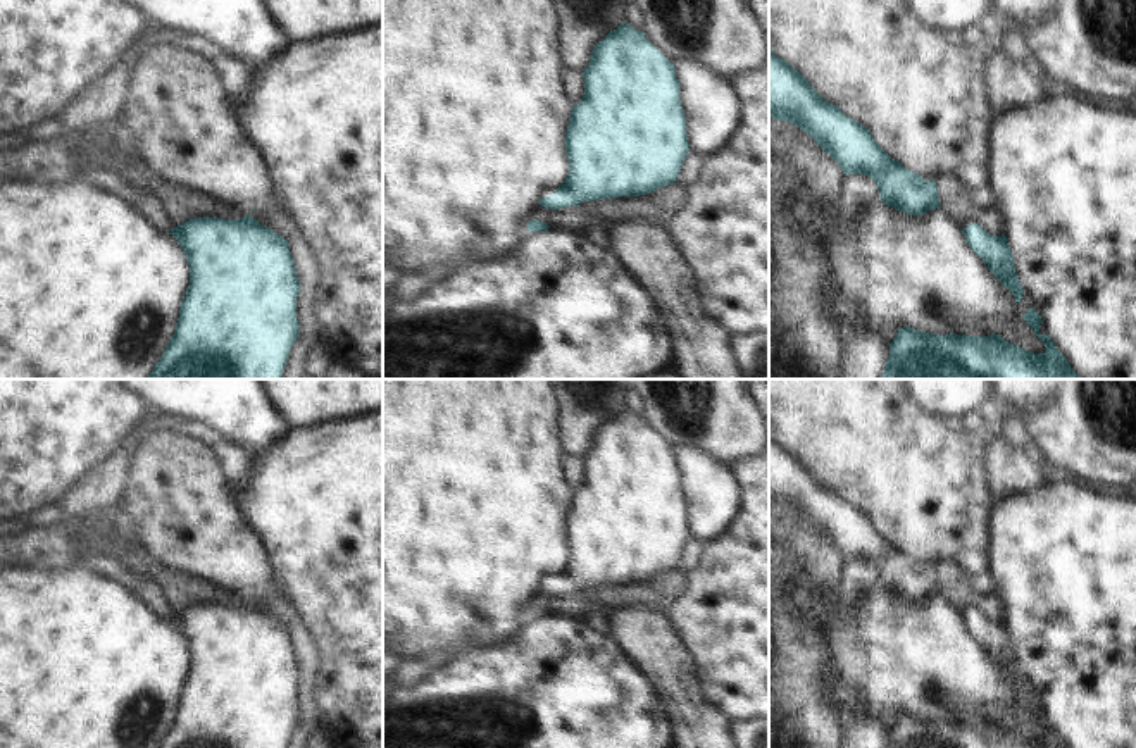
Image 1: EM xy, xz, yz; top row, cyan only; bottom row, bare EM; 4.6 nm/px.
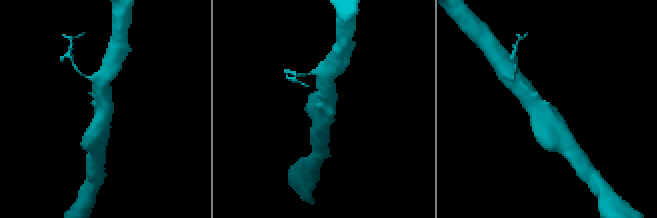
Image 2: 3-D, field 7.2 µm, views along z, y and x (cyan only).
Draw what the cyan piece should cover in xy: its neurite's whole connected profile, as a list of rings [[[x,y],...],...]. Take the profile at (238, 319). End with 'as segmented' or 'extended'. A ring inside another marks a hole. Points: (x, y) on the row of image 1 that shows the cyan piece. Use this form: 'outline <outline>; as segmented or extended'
outline [[[112,183],[160,233],[172,234],[190,264],[176,333],[148,379],[281,379],[298,338],[300,281],[288,241],[250,214],[241,219],[197,217],[172,226],[157,196]]]; extended

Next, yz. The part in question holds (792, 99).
outline [[[769,48],[769,117],[798,126],[829,153],[841,167],[843,174],[865,174],[876,181],[881,200],[888,207],[908,215],[922,215],[939,207],[936,181],[926,181],[919,174],[905,169],[891,159],[860,122],[846,117],[843,110],[826,102],[810,83],[786,60],[776,57]]]; as segmented

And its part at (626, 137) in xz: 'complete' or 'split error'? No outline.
split error

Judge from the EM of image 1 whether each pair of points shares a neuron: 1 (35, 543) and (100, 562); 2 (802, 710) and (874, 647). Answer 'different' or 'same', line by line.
1: same
2: different

